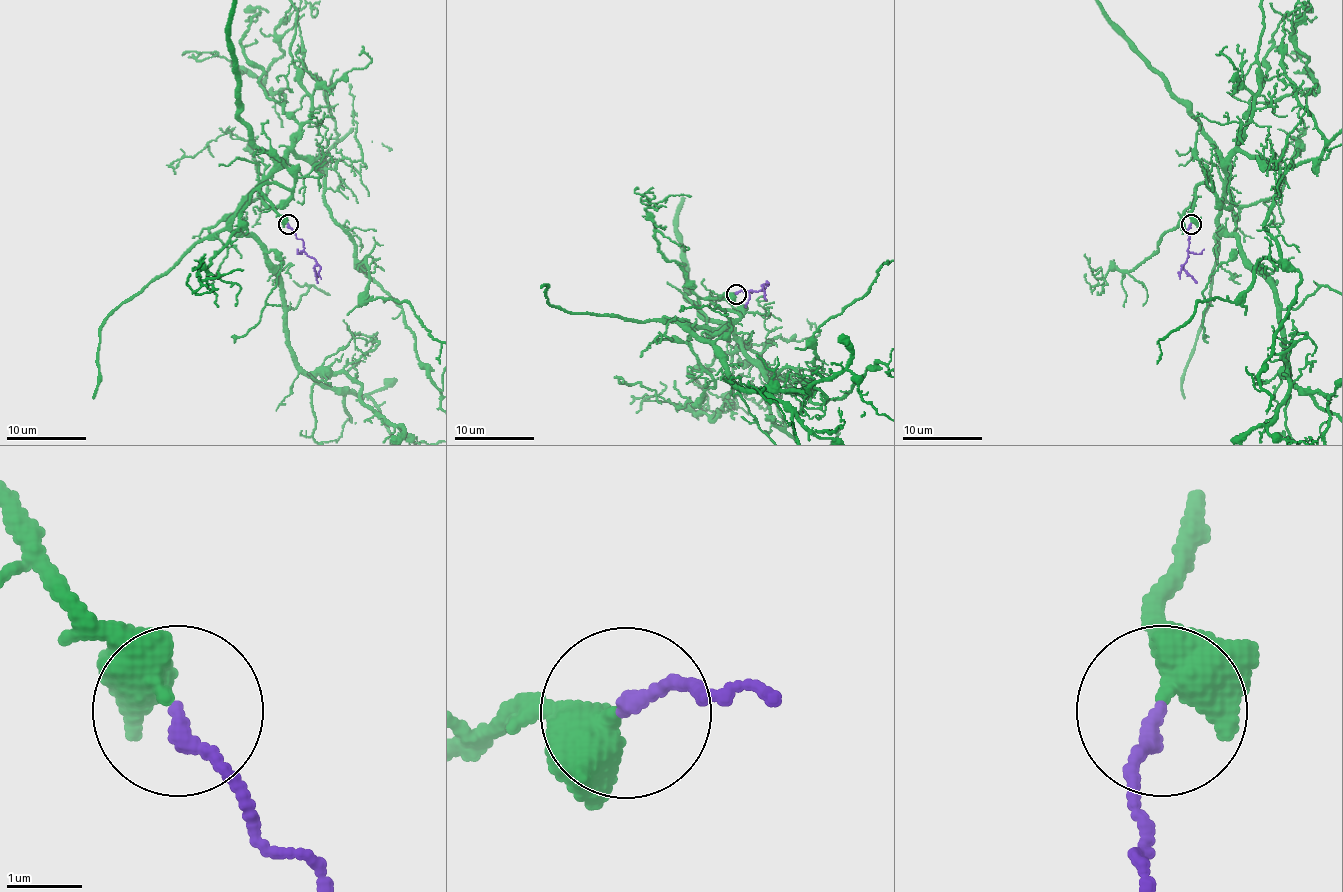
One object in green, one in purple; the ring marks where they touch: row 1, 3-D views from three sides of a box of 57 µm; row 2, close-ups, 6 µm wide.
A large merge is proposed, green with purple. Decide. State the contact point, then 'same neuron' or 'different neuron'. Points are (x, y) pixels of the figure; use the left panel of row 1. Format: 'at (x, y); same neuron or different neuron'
at (288, 224); same neuron

